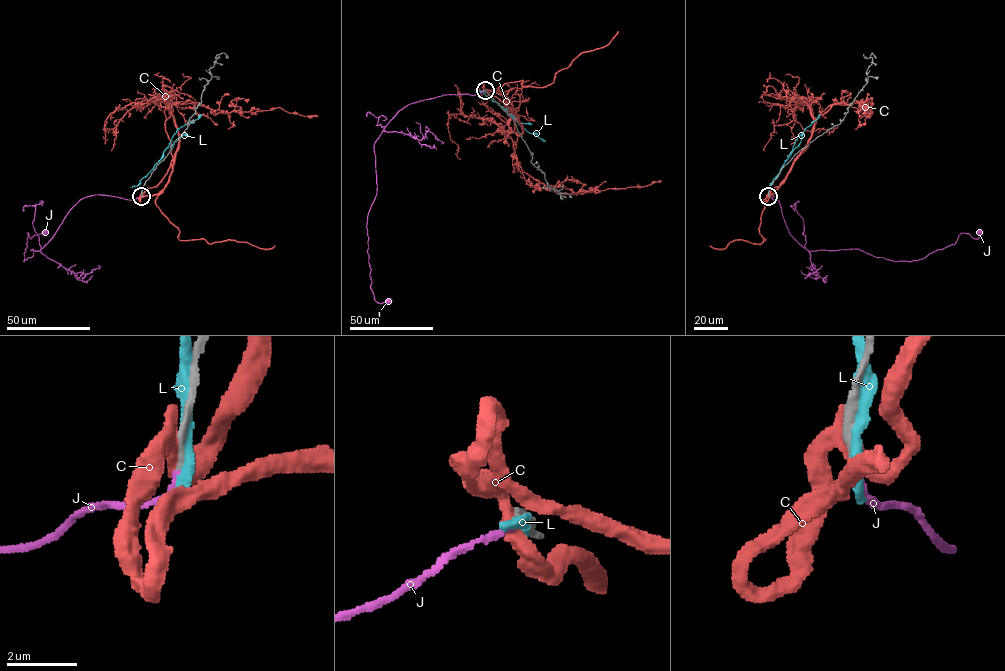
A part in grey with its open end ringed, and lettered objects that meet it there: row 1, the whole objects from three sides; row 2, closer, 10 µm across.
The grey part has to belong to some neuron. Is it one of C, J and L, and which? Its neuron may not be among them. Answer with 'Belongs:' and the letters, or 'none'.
Belongs: J

